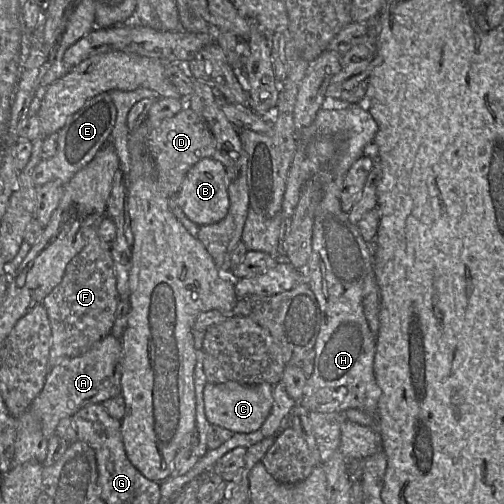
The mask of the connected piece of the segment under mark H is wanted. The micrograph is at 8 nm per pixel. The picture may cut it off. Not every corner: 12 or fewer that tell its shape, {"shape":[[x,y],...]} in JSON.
{"shape":[[365,102],[303,129],[323,187],[301,268],[321,311],[308,412],[378,428],[376,335],[362,293],[373,246],[341,208],[378,125]]}

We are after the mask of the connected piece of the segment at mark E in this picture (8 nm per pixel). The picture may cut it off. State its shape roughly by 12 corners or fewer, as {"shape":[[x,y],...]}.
{"shape":[[91,98],[59,130],[35,186],[67,184],[110,141],[117,109]]}

